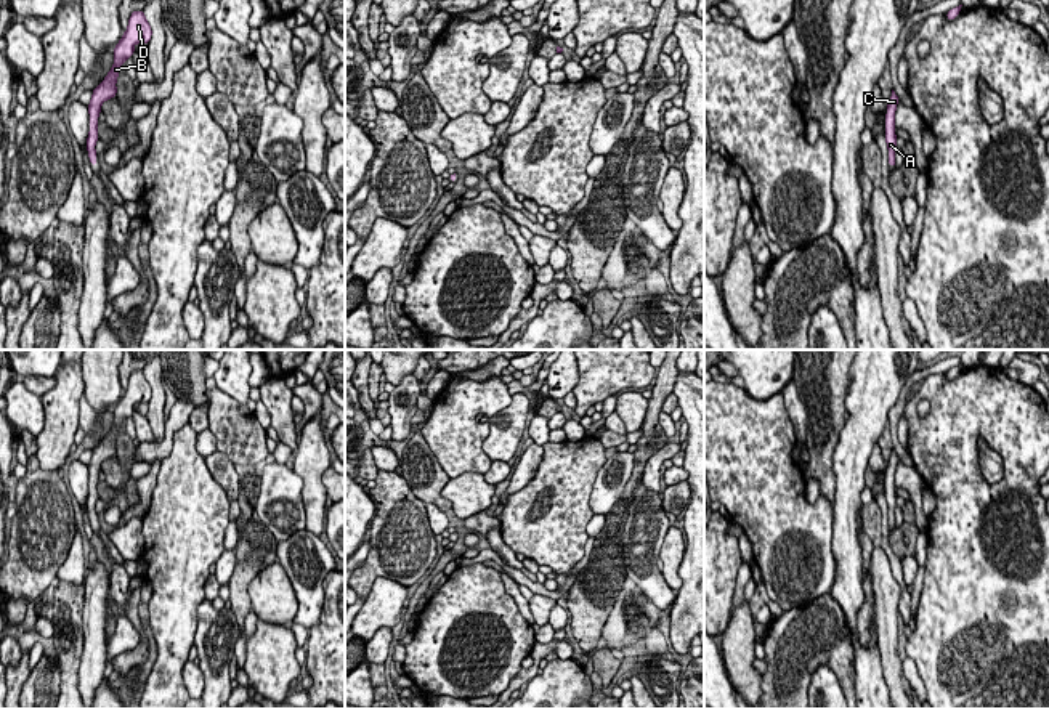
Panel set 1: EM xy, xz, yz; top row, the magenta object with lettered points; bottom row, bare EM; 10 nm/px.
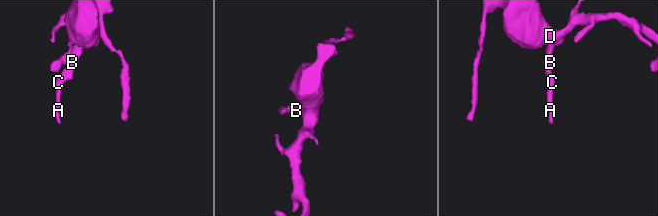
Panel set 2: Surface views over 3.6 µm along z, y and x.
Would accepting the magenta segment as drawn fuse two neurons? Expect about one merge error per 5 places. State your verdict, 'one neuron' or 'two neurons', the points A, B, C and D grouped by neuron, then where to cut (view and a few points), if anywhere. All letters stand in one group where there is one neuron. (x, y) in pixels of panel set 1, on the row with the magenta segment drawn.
one neuron; groups A B C D; cut none

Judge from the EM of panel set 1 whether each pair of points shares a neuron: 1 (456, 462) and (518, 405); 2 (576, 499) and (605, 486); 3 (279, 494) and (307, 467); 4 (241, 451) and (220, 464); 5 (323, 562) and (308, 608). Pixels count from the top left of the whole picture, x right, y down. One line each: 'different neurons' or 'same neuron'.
1: different neurons
2: different neurons
3: different neurons
4: different neurons
5: same neuron

